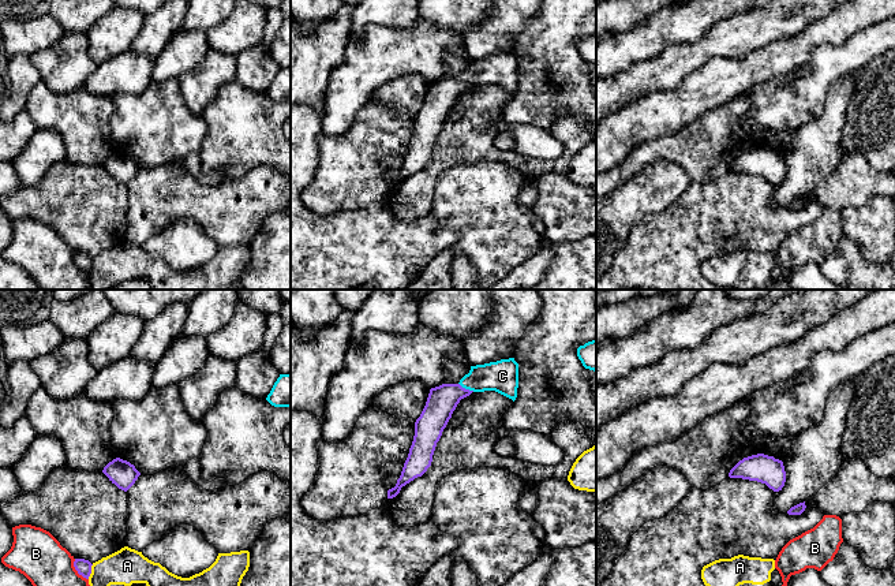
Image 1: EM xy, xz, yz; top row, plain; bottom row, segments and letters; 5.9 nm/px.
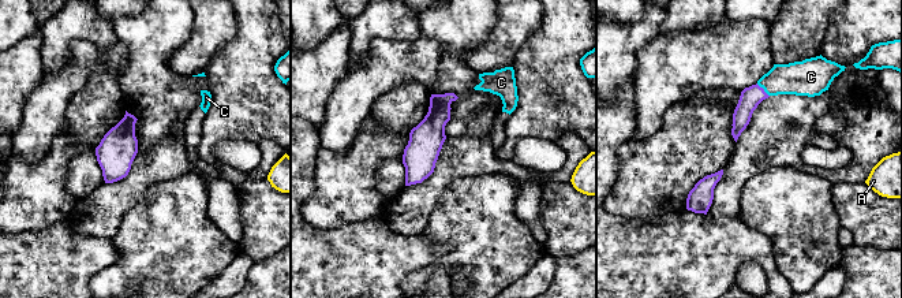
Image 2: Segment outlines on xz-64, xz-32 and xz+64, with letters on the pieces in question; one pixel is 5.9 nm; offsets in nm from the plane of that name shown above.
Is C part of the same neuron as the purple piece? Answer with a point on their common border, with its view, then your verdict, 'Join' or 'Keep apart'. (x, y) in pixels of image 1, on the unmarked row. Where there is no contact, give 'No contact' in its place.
Touches purple at xz (467, 84). Join

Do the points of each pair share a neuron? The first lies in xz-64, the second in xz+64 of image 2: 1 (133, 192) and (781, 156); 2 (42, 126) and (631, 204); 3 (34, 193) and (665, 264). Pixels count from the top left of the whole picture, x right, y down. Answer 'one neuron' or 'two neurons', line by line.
1: one neuron
2: two neurons
3: two neurons

